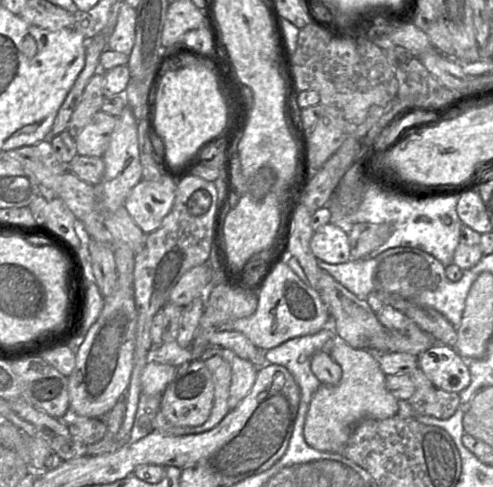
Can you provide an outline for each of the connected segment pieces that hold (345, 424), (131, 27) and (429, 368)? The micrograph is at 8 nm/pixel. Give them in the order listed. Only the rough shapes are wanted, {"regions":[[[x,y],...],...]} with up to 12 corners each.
{"regions":[[[342,339],[342,369],[306,415],[313,449],[343,453],[352,428],[398,412],[378,354]],[[123,1],[107,48],[129,56],[136,9]],[[436,343],[418,367],[439,389],[459,393],[471,381],[466,360]]]}

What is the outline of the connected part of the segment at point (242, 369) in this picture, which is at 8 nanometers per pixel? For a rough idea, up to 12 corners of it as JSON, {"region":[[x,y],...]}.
{"region":[[207,348],[197,361],[219,355],[231,366],[228,398],[234,409],[252,389],[258,368],[223,348]]}

